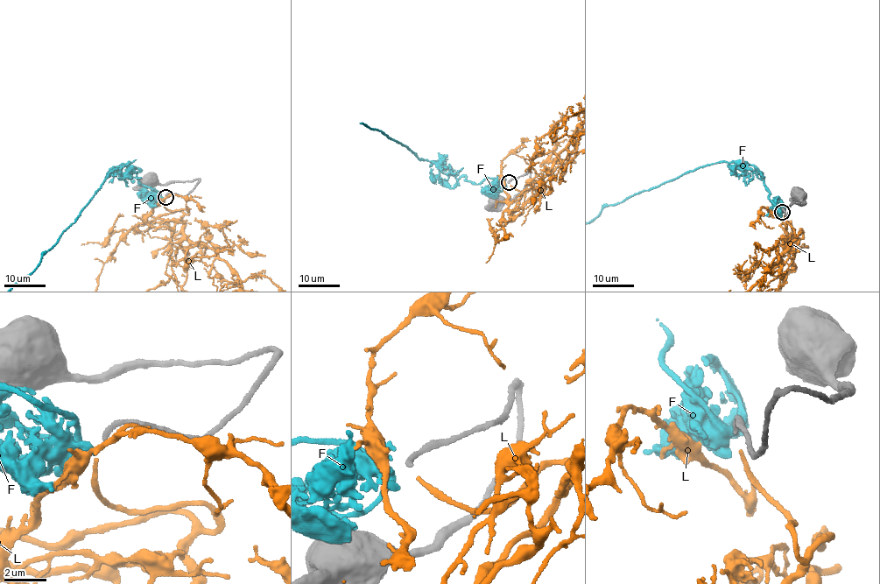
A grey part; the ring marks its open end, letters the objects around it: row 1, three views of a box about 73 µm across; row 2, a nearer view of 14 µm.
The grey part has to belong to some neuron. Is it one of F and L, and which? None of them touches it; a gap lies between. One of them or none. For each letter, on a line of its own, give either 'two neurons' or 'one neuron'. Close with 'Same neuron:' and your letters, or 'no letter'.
F: two neurons
L: one neuron
Same neuron: L

